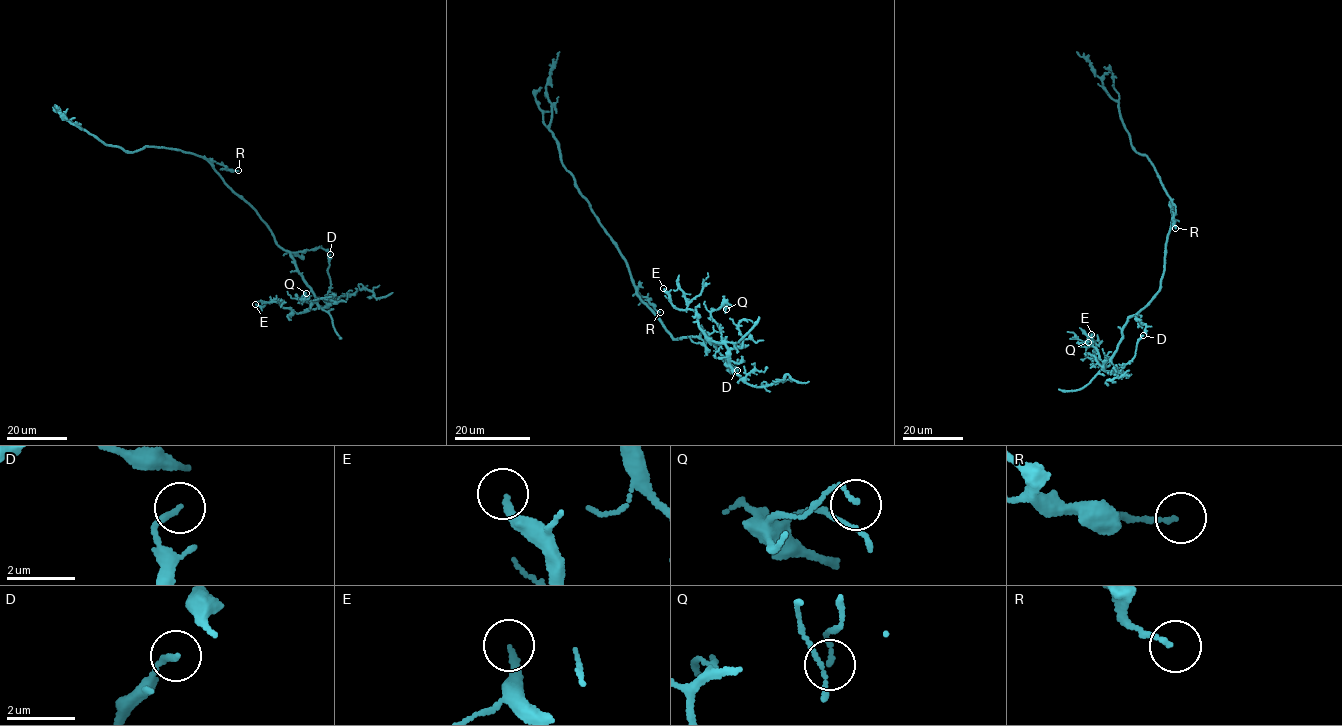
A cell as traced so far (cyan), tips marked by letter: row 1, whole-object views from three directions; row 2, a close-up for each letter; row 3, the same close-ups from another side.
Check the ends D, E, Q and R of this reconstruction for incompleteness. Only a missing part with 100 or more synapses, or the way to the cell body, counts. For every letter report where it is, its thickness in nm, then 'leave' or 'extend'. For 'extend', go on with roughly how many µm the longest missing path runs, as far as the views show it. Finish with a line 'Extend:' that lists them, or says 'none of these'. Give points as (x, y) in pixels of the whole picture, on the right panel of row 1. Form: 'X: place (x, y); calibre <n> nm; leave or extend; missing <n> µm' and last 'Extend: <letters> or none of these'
D: place (1143, 335); calibre 130 nm; leave
E: place (1091, 334); calibre 200 nm; leave
Q: place (1088, 342); calibre 110 nm; leave
R: place (1175, 228); calibre 140 nm; leave
Extend: none of these

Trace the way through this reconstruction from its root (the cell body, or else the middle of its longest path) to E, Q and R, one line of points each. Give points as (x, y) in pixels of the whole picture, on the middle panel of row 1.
E: (649, 306), (675, 340), (703, 331), (714, 343), (721, 342), (707, 336), (693, 310), (674, 306), (663, 288)
Q: (649, 306), (675, 340), (697, 337), (703, 331), (716, 344), (721, 334), (710, 313), (726, 302), (726, 309)
R: (649, 306), (633, 285), (640, 296), (647, 297), (660, 312)

